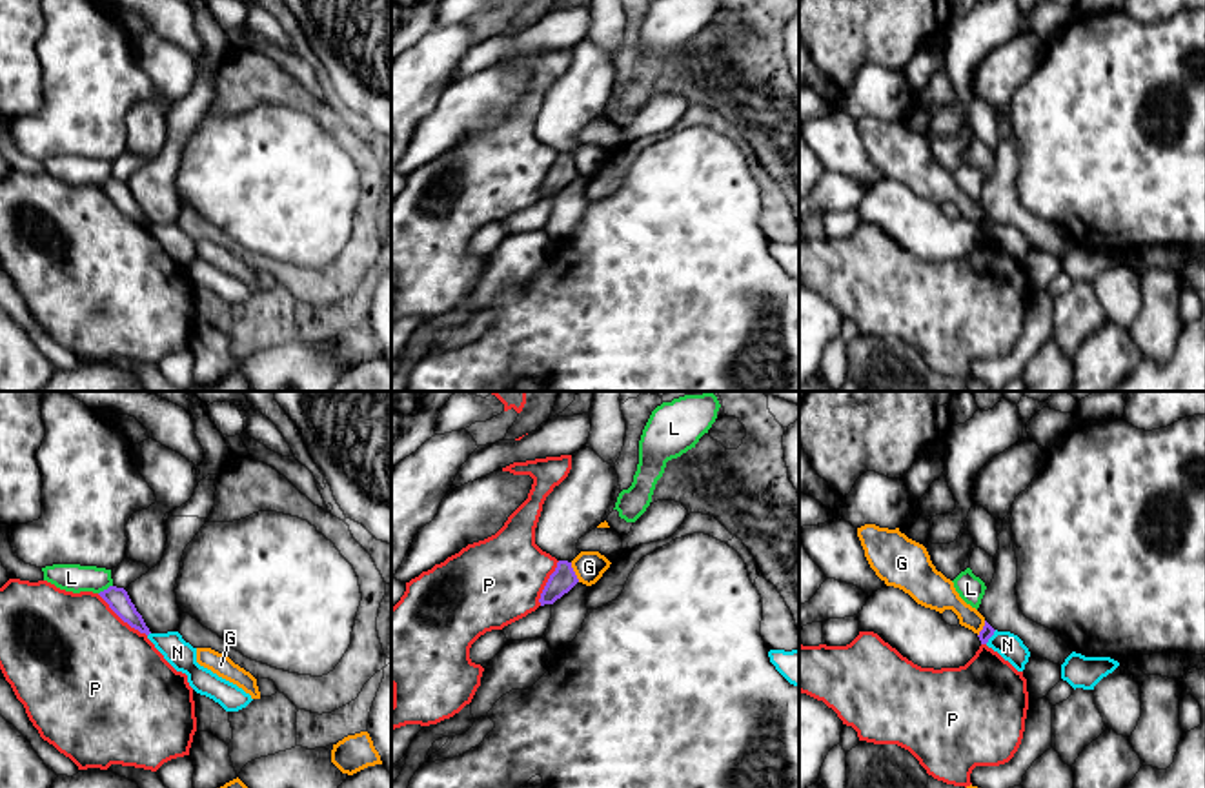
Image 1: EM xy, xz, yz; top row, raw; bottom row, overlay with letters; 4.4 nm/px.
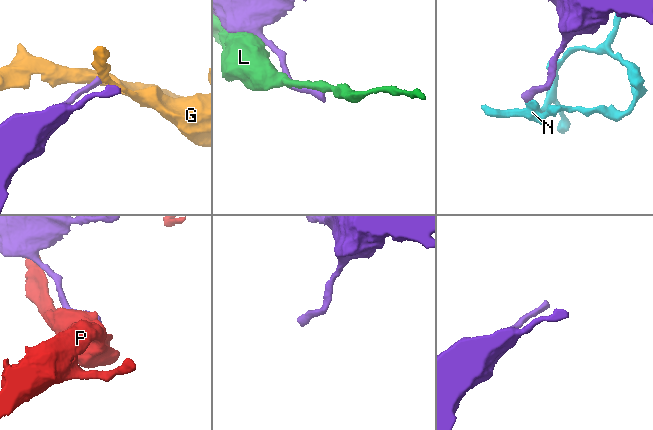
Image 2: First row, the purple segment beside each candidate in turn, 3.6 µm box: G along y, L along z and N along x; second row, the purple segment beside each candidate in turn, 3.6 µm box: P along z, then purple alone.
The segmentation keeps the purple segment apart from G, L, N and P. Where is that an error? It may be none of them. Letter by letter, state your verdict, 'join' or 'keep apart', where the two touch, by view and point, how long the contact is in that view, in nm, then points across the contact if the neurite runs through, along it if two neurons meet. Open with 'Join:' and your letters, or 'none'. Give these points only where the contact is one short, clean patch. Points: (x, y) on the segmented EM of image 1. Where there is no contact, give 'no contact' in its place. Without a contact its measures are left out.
Join: none
G: keep apart; meets purple in xz at (574, 572); contact 100 nm long; border along xz (570, 563), (579, 581)
L: keep apart; meets purple in xy at (104, 590); contact 80 nm long
N: keep apart; meets purple in yz at (991, 636); contact 80 nm long; border along yz (996, 630), (985, 643)
P: keep apart; meets purple in xy at (122, 619); contact 300 nm long

